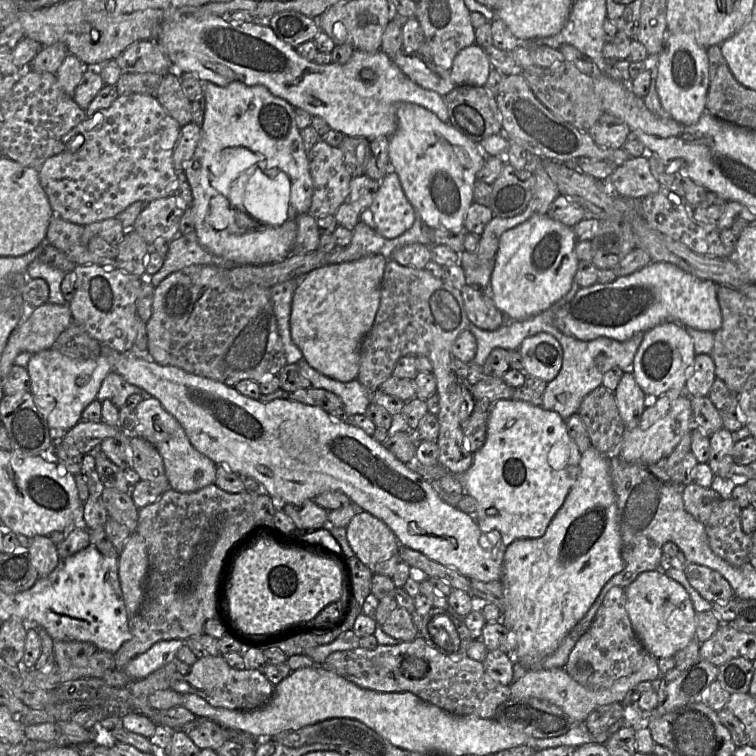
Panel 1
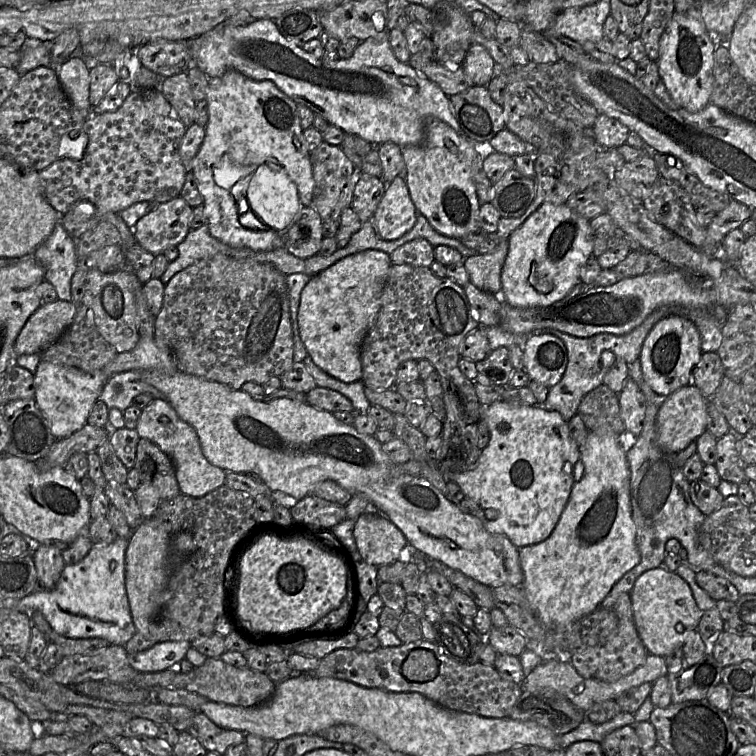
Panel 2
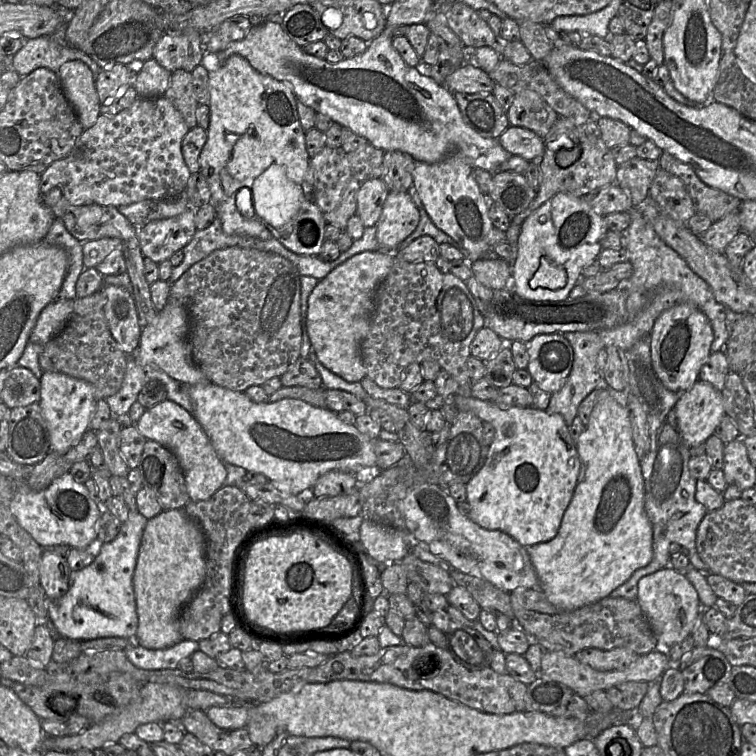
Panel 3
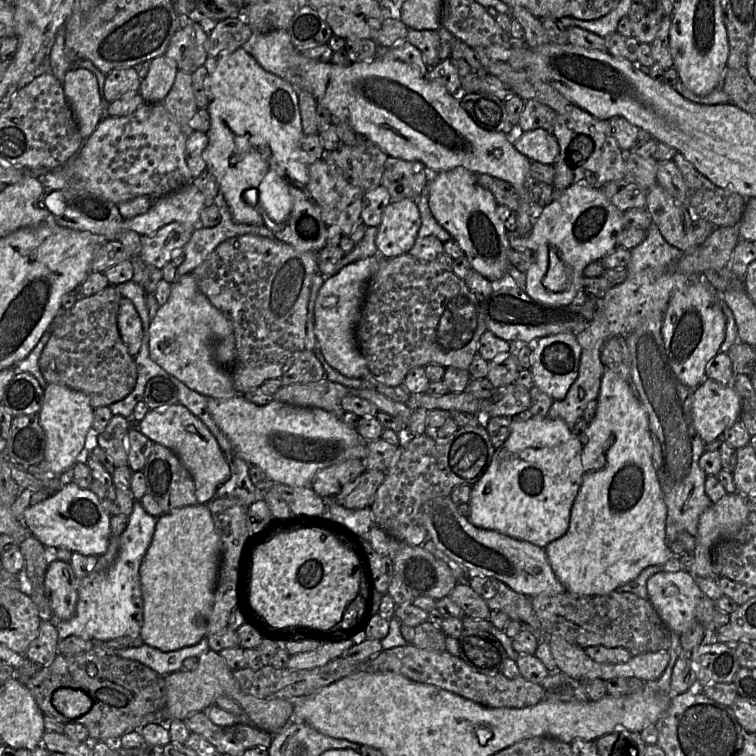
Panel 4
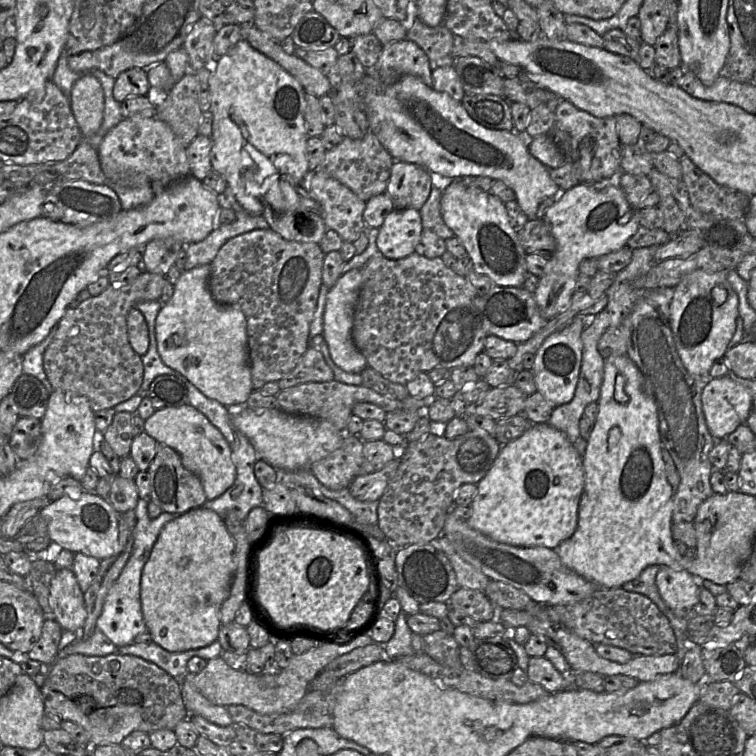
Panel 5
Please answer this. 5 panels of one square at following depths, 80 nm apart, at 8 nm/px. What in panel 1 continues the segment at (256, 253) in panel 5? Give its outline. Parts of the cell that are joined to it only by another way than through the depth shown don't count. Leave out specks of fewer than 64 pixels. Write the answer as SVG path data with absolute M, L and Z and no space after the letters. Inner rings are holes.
M192 265L167 276L155 287L152 303L152 316L146 323L148 335L148 354L159 365L178 367L186 372L206 377L234 387L238 382L246 379L257 383L264 378L278 375L287 365L283 344L278 332L277 318L274 313L270 288L263 288L256 284L245 288L236 288L224 273L224 269L214 265Z

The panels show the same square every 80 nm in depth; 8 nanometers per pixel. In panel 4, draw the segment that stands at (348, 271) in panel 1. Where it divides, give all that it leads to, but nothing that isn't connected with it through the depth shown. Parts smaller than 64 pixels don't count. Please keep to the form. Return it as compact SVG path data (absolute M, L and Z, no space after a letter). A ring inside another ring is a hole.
M368 257L347 264L336 274L325 277L315 301L315 336L327 363L347 378L362 379L369 373L367 362L360 352L355 330L368 281L377 270L379 257Z

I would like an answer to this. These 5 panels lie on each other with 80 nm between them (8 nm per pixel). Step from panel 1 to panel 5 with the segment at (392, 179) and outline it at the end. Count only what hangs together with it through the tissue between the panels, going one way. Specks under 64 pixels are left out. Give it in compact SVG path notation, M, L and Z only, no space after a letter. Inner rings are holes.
M394 209L379 228L376 244L386 258L399 260L414 253L423 232L421 216L415 209Z

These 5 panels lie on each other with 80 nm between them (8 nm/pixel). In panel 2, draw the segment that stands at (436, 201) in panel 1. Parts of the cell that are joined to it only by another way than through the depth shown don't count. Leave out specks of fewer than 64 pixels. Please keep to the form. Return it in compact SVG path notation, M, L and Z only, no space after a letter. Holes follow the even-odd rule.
M428 118L425 123L425 134L422 143L401 147L405 162L404 180L417 212L425 216L438 233L451 238L460 239L480 230L478 212L481 204L477 198L474 176L481 170L481 161L483 159L474 150L474 143L464 135L458 135L444 122Z

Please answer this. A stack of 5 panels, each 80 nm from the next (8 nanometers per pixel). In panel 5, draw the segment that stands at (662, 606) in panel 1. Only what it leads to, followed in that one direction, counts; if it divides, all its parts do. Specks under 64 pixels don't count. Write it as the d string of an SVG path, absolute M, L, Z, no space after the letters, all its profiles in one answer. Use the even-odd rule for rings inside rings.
M661 566L656 576L661 598L672 612L681 618L689 618L693 606L699 601L699 587L693 576L685 570Z

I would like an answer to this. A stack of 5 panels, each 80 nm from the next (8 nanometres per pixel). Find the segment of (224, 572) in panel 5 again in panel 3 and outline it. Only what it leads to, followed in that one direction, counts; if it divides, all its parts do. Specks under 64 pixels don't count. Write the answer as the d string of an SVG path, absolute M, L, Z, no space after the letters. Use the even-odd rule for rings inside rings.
M184 509L164 510L149 519L132 581L138 616L136 643L147 649L165 649L182 641L180 612L203 585L205 576L206 540L198 523Z

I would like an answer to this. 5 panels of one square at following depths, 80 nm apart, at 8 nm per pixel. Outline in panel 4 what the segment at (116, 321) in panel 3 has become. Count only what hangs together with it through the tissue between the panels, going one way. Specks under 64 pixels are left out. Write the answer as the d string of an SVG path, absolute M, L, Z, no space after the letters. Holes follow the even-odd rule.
M122 297L119 303L117 325L128 353L135 357L142 345L142 321L131 300L125 297Z

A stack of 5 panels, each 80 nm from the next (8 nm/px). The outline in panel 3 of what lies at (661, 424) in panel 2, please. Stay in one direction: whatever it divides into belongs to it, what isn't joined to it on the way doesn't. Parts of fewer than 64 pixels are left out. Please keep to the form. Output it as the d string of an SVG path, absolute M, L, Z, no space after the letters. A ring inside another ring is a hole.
M701 380L679 395L674 410L678 430L689 447L704 444L726 415L721 391Z

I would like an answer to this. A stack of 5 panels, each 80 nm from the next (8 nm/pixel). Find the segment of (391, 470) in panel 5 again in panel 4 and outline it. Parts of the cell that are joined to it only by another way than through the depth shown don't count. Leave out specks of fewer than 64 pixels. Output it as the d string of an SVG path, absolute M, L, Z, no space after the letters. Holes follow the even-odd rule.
M382 470L365 471L355 481L345 485L334 499L339 505L350 510L370 507L385 477L386 472Z

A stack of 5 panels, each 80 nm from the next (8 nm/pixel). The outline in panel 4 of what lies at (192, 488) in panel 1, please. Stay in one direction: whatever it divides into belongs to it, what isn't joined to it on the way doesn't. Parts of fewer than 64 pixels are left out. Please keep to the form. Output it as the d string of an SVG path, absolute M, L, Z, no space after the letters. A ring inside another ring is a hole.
M178 403L149 410L136 428L154 443L167 447L176 454L193 478L198 504L209 503L217 489L230 478L230 467L217 439L185 406Z

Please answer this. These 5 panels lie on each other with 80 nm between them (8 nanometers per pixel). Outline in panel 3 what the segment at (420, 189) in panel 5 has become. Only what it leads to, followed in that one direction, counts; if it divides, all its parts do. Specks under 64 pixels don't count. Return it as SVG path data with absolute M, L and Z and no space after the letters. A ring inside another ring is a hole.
M385 151L382 180L389 191L407 192L413 185L415 159L401 151Z

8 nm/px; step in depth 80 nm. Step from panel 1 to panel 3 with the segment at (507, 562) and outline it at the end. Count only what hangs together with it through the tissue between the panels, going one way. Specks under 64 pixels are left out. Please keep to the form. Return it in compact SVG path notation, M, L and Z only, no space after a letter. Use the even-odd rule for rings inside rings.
M609 387L603 388L588 425L577 441L577 449L580 474L557 535L547 542L526 547L539 580L539 588L550 603L565 611L609 596L653 558L653 529L644 509L643 476L633 441L626 394L619 394Z

